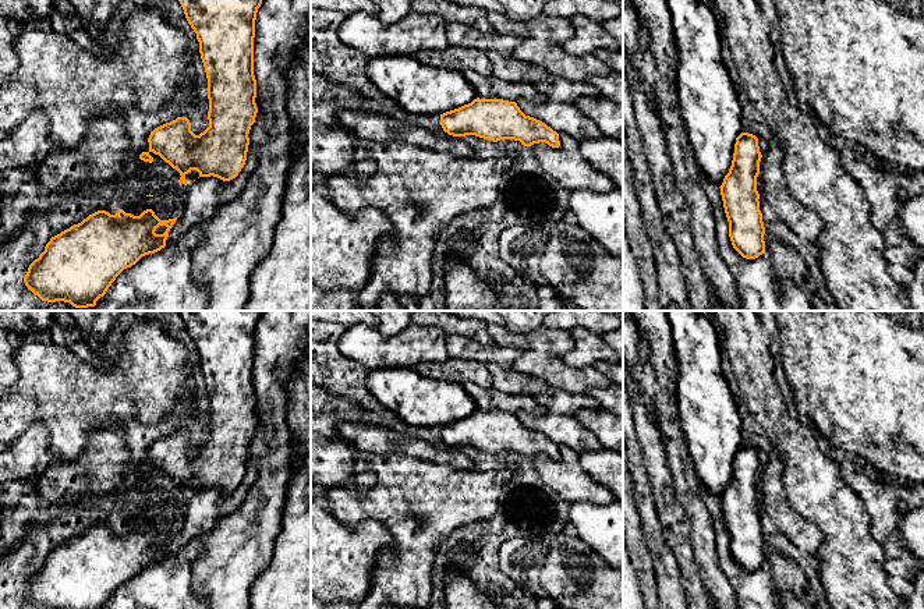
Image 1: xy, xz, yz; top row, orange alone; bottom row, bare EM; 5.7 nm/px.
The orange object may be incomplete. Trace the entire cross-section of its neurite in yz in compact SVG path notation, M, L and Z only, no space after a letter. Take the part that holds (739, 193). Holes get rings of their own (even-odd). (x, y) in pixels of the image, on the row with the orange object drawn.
M741 132L736 138L729 173L719 187L732 245L747 259L765 254L765 227L757 191L761 157L758 138Z

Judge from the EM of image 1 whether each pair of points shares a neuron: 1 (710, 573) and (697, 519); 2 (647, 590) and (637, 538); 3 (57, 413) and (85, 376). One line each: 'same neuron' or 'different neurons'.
1: same neuron
2: same neuron
3: same neuron

